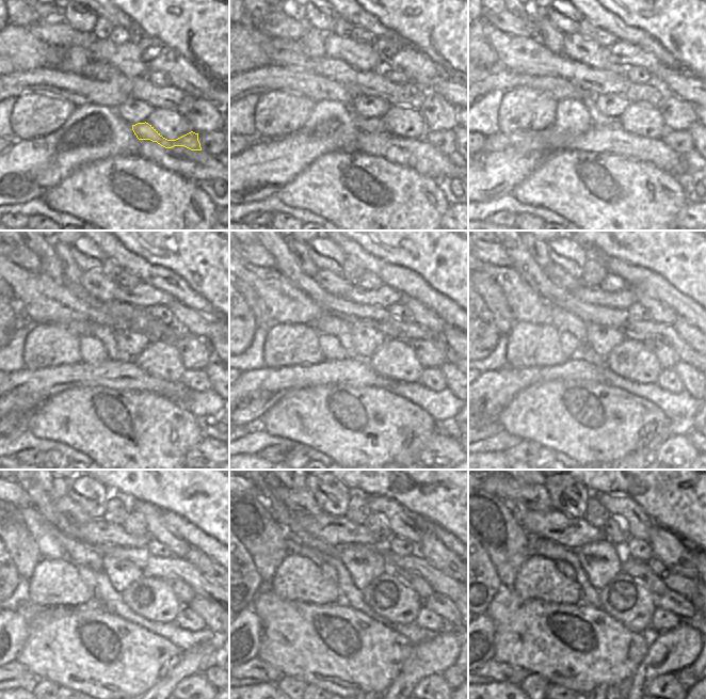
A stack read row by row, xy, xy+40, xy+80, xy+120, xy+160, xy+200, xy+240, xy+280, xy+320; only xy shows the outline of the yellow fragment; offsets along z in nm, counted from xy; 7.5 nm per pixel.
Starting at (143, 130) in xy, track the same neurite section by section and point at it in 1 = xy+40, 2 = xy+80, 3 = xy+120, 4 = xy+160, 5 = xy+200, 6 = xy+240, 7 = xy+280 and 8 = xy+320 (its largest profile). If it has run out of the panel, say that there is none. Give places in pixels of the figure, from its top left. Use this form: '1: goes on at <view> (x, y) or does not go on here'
1: goes on at xy+40 (367, 125)
2: goes on at xy+80 (588, 99)
3: goes on at xy+120 (103, 333)
4: goes on at xy+160 (326, 323)
5: goes on at xy+200 (564, 321)
6: goes on at xy+240 (78, 552)
7: goes on at xy+280 (284, 517)
8: goes on at xy+320 (516, 508)

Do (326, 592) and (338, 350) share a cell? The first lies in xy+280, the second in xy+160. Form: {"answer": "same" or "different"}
{"answer": "different"}

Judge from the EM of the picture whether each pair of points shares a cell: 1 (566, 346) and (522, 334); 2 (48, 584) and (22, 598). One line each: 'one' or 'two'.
1: two
2: two

